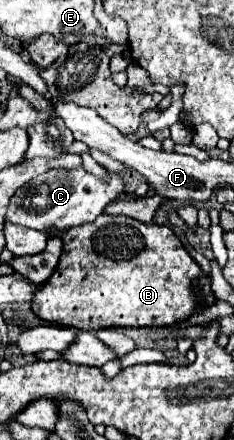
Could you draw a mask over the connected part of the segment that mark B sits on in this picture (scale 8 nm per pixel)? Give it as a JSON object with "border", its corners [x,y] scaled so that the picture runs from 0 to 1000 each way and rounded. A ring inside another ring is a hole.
{"border":[[[423,489],[397,507],[346,511],[338,520],[286,520],[286,530],[269,530],[269,584],[252,589],[235,620],[218,625],[218,639],[201,639],[201,648],[184,648],[184,657],[158,652],[141,684],[132,684],[132,702],[150,716],[167,716],[184,730],[201,734],[235,734],[261,743],[312,743],[312,748],[355,748],[355,752],[415,752],[415,748],[457,748],[457,743],[731,743],[756,730],[799,725],[833,702],[842,702],[842,675],[825,670],[825,639],[842,639],[876,670],[885,684],[910,684],[902,675],[902,634],[885,625],[868,625],[868,616],[850,611],[850,602],[808,584],[808,575],[782,566],[774,548],[748,539],[748,530],[722,516],[688,516],[688,511],[620,511],[603,502],[577,502],[560,493],[534,489]]]}

